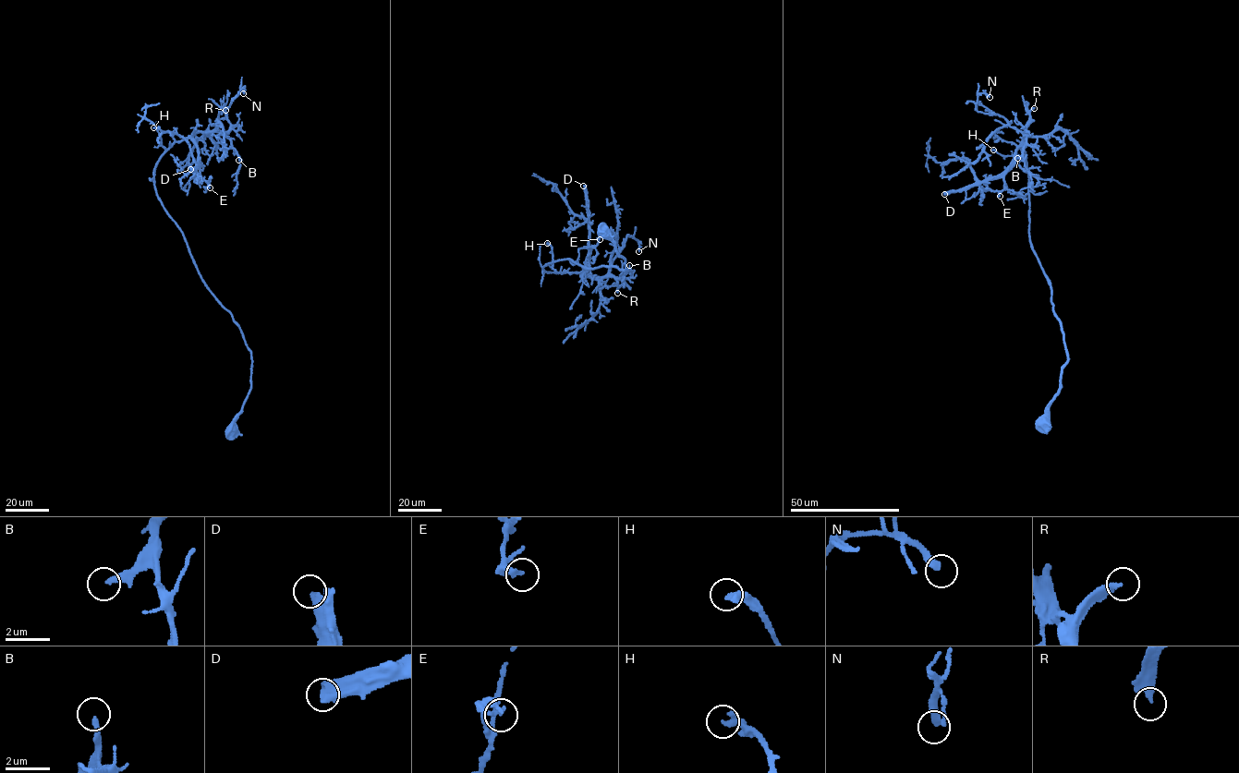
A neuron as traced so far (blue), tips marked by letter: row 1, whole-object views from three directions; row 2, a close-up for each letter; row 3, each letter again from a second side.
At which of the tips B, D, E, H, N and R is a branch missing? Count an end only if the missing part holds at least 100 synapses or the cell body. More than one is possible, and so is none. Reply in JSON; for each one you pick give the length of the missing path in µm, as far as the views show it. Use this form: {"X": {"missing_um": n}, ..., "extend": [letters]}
{"D": {"missing_um": 150}, "R": {"missing_um": 100}, "extend": ["D", "R"]}

